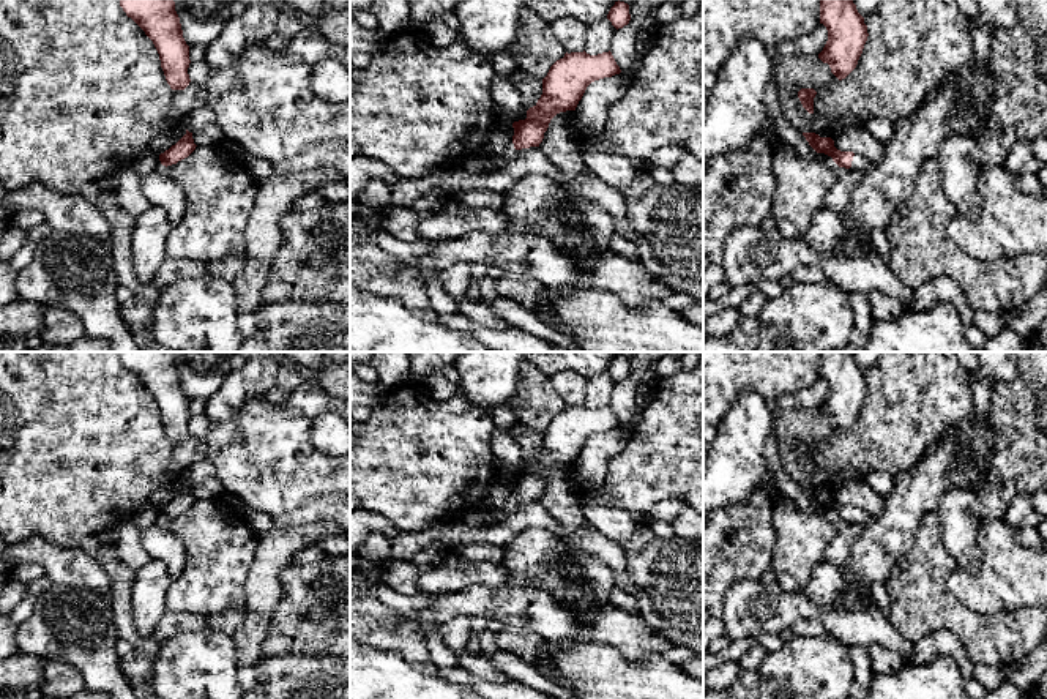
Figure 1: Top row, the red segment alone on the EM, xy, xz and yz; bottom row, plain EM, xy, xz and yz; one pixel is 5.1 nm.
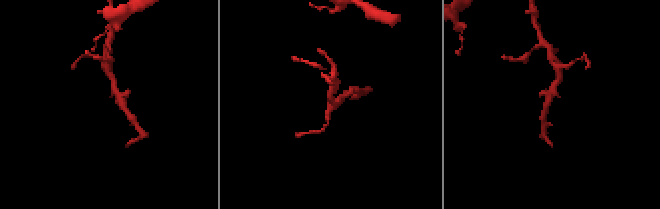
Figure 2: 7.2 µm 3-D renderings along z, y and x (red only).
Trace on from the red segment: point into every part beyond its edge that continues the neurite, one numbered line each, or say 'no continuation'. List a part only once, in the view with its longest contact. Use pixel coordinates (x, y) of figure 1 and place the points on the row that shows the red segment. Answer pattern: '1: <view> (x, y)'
1: yz (861, 164)

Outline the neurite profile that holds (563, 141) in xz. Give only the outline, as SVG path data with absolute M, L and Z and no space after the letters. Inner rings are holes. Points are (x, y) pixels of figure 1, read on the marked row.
M566 110L550 120L539 150L563 174L558 181L563 189L610 213L615 219L615 234L634 243L637 235L628 216L624 196L591 174L582 159L582 148L588 140L576 123L576 110Z

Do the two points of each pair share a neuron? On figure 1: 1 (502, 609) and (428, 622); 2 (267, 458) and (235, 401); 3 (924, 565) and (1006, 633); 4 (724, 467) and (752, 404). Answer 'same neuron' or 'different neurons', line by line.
1: same neuron
2: different neurons
3: same neuron
4: same neuron

